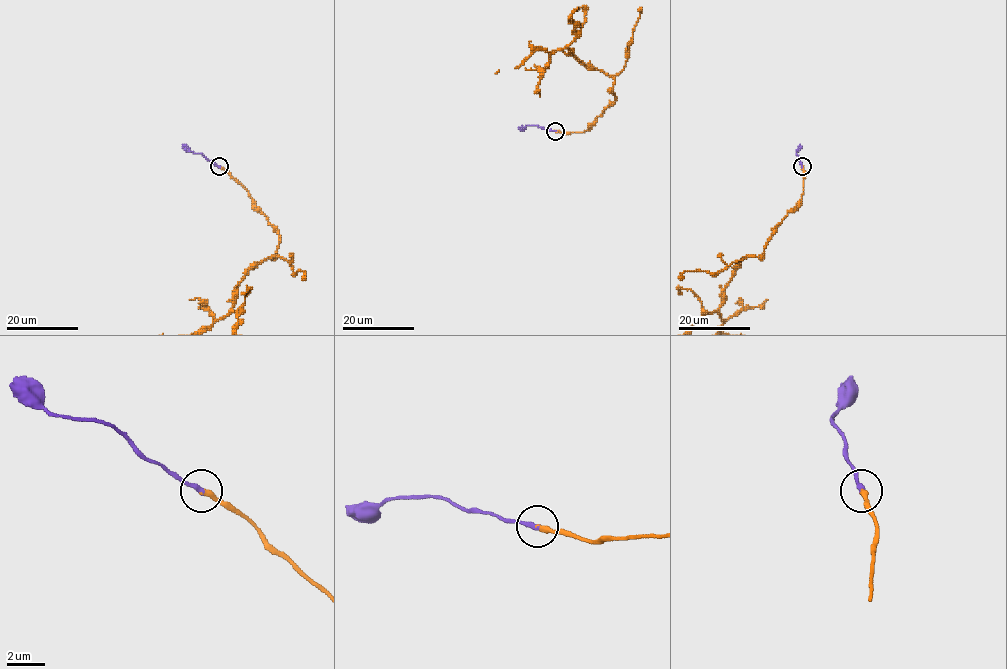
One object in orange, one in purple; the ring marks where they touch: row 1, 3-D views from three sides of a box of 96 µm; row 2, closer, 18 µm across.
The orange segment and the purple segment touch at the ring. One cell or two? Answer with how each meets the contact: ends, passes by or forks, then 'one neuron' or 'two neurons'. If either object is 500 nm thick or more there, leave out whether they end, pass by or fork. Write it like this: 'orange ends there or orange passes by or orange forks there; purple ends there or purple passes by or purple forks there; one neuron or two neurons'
orange ends there; purple ends there; one neuron

